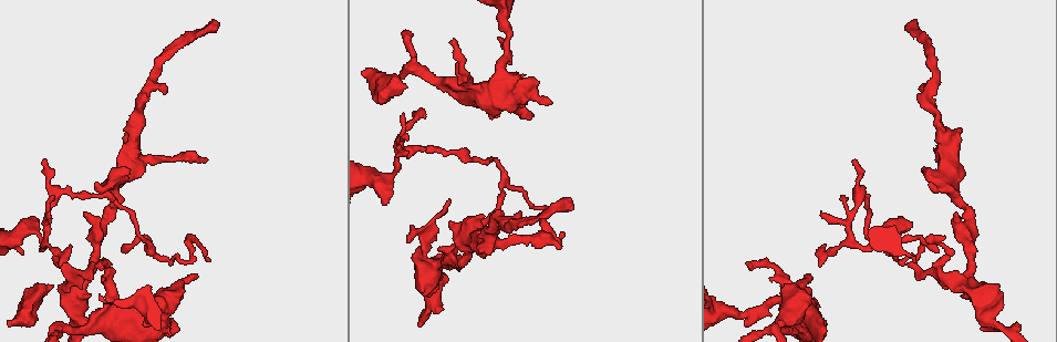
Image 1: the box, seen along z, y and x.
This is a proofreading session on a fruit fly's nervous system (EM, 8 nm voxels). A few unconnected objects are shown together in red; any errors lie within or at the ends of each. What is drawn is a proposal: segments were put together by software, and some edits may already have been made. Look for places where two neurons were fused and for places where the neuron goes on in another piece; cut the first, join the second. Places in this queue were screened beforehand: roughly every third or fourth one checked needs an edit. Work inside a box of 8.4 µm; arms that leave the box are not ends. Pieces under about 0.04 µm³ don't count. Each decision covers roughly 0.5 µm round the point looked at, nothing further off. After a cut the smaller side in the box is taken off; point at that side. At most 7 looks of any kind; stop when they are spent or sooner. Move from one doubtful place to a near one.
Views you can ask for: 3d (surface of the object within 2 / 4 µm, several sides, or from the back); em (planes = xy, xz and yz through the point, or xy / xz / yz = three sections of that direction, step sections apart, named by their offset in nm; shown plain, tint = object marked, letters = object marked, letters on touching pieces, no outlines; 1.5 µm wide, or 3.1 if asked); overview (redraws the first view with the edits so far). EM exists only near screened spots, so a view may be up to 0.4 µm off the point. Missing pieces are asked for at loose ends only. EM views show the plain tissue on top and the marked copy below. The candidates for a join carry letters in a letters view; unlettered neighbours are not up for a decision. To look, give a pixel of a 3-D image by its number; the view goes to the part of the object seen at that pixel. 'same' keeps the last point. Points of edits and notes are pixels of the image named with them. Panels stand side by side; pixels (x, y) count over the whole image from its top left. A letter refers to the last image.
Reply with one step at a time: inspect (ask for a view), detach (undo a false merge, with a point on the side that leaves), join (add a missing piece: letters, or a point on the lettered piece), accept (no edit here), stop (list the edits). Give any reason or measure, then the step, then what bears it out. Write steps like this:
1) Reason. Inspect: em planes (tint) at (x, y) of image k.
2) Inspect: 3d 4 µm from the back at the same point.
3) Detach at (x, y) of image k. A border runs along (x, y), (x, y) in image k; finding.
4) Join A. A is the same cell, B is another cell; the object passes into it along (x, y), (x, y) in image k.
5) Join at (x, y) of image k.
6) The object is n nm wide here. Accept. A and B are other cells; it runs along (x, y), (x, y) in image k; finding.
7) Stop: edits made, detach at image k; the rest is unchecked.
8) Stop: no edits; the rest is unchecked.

An open end. Inspect: em planes (letters) at (175, 327) of image 1.

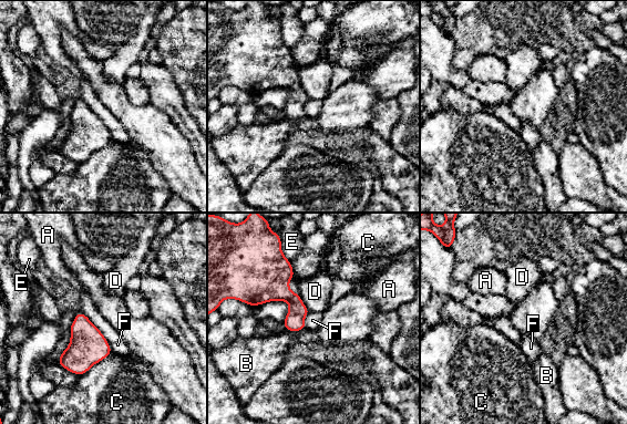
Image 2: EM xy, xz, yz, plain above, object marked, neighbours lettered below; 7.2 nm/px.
Accept. A, B, C, D, E and F are other cells; a border runs along (81, 310), (102, 333), (112, 352) in image 2; none of them fits.

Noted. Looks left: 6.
An open end. Inspect: em planes (letters) at (102, 264) of image 1.

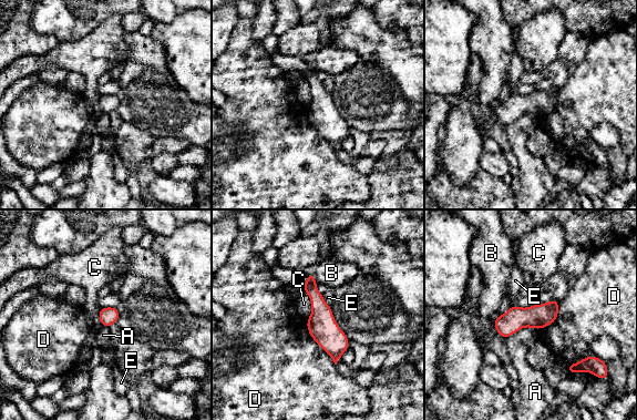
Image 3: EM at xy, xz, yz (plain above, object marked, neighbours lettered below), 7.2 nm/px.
The longest contact is with D, 400 nm. Accept. A, B, C, D and E are other cells; a border runs along (305, 292), (310, 300), (306, 320) in image 3; none of them fits.

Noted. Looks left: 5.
Calibre changes. Inspect: 3d 4 µm at (376, 183) of image 1.

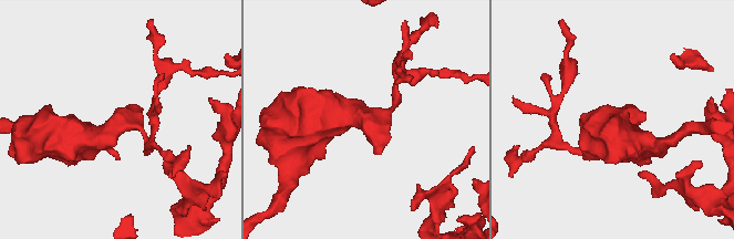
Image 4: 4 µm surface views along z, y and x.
Inspect: em yz step 4 (letters) at (118, 127) of image 4.

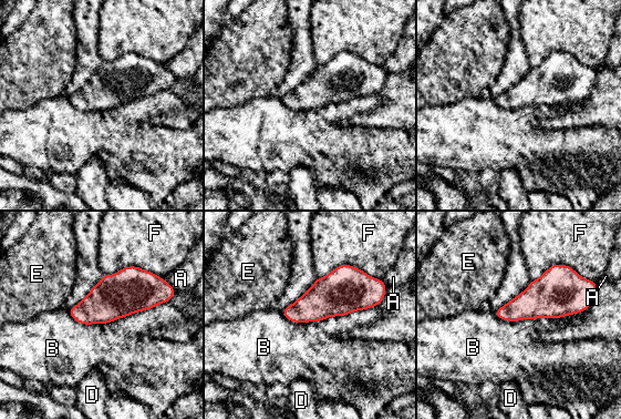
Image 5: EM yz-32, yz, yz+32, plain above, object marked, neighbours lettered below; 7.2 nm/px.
Accept. A, B, D, E and F are other cells; a border runs along (66, 310), (82, 324), (109, 324) in image 5; one neuron here.

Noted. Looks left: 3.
Stop: no edits; the rest is unchecked.

